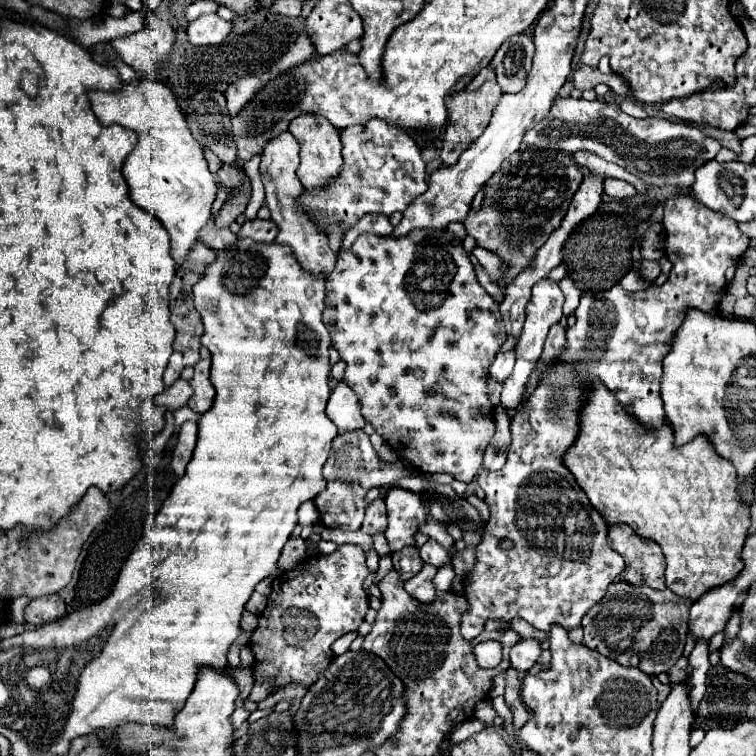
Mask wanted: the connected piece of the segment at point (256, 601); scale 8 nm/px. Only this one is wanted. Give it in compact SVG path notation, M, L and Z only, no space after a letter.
M254 591L245 608L253 614L260 615L265 609L266 604L267 598L260 593Z

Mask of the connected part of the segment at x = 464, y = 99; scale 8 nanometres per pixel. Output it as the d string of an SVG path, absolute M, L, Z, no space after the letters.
M485 67L475 75L475 79L465 87L465 91L447 97L449 121L445 125L445 133L441 139L441 161L443 161L443 165L455 165L459 155L469 147L469 143L483 133L483 129L487 127L487 123L491 119L491 111L499 103L501 95L503 93L497 87L495 73L491 71L491 67Z

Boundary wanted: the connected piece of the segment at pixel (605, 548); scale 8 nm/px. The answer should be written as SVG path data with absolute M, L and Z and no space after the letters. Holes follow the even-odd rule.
M685 195L685 197L671 197L667 203L665 203L665 217L663 217L663 225L665 225L665 231L667 231L667 241L665 241L665 255L667 259L673 263L673 269L667 277L667 281L661 285L661 287L647 287L645 291L639 291L639 293L631 293L631 291L625 291L621 285L615 285L611 287L609 291L599 291L599 293L583 293L581 295L581 303L575 311L575 317L577 317L577 323L573 327L567 327L567 343L565 343L565 349L561 351L561 355L557 357L557 361L543 373L543 377L539 379L539 385L535 387L535 391L529 395L529 399L525 401L523 409L517 411L513 417L511 417L511 435L513 435L513 441L511 441L511 447L509 447L509 453L507 453L507 463L501 471L481 471L479 475L479 485L481 489L485 491L485 503L489 505L491 509L491 519L487 523L487 531L483 533L483 539L481 543L475 547L475 567L471 573L467 573L465 577L465 599L469 603L469 609L461 615L461 635L463 639L475 639L479 633L481 633L481 627L485 625L487 619L497 619L497 621L511 621L515 617L527 621L531 627L535 629L543 629L543 631L551 631L553 625L559 625L567 631L575 629L575 627L581 627L581 619L583 615L595 605L599 603L599 599L605 597L607 593L607 587L615 581L615 577L625 569L625 563L623 559L609 547L607 543L607 531L609 531L609 525L607 521L601 517L601 513L591 505L591 501L585 497L585 491L577 485L575 477L571 475L569 469L565 469L565 463L563 463L563 455L565 451L577 441L577 435L579 435L579 413L583 409L583 403L587 399L587 389L585 387L591 387L591 381L599 381L603 383L611 393L615 393L617 401L625 407L625 411L629 415L633 415L639 423L643 423L647 429L655 431L659 427L663 427L665 423L665 409L663 409L663 399L661 399L661 393L659 393L659 381L661 381L661 361L663 361L663 355L667 355L667 351L671 351L671 341L673 341L673 335L677 333L677 329L681 327L683 319L685 319L685 313L687 309L699 309L703 313L715 313L717 311L717 305L721 301L721 297L725 295L727 291L727 279L725 279L725 271L729 267L735 267L739 257L747 251L749 247L749 237L743 235L737 227L737 223L733 219L727 219L725 215L715 215L715 211L707 211L697 199L693 199L691 195ZM503 539L509 539L513 543L513 547L509 551L503 551L501 549L501 541Z

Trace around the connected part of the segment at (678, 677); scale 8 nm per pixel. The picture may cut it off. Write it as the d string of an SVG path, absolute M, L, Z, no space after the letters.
M681 657L681 659L667 671L667 675L669 675L669 683L671 683L671 685L683 683L683 681L687 679L687 659Z

